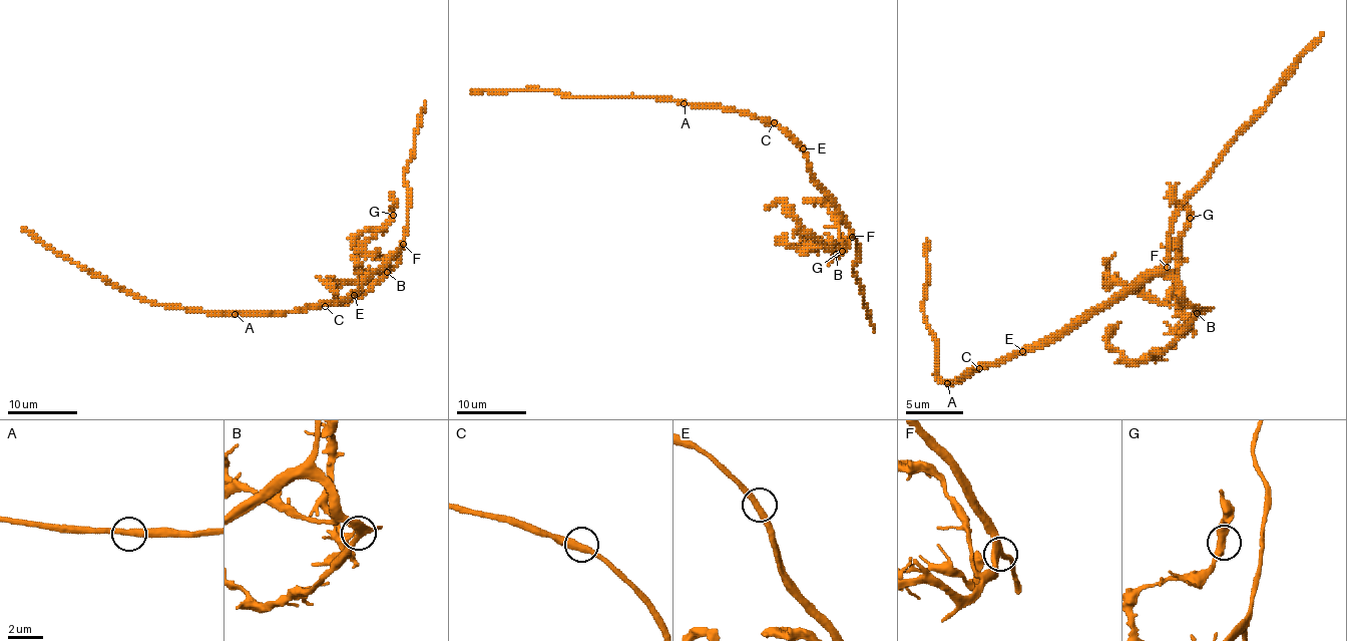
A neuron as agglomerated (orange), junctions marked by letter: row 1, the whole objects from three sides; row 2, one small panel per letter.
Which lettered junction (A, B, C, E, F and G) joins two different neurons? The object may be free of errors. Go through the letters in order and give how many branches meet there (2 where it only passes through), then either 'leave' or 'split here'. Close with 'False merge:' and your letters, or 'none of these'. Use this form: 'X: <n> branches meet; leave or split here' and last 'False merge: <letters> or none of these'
A: 2 branches meet; leave
B: 3 branches meet; leave
C: 2 branches meet; leave
E: 2 branches meet; leave
F: 3 branches meet; leave
G: 2 branches meet; leave
False merge: none of these

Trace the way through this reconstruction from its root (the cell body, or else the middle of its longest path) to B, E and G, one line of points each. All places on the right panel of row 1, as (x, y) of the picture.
B: (984, 365), (999, 365), (1039, 342), (1057, 339), (1130, 293), (1150, 293), (1170, 305), (1187, 302), (1196, 313)
E: (984, 365), (999, 365), (1022, 351)
G: (984, 365), (1057, 339), (1130, 293), (1187, 302), (1196, 311), (1187, 328), (1176, 264), (1179, 235), (1190, 218)

